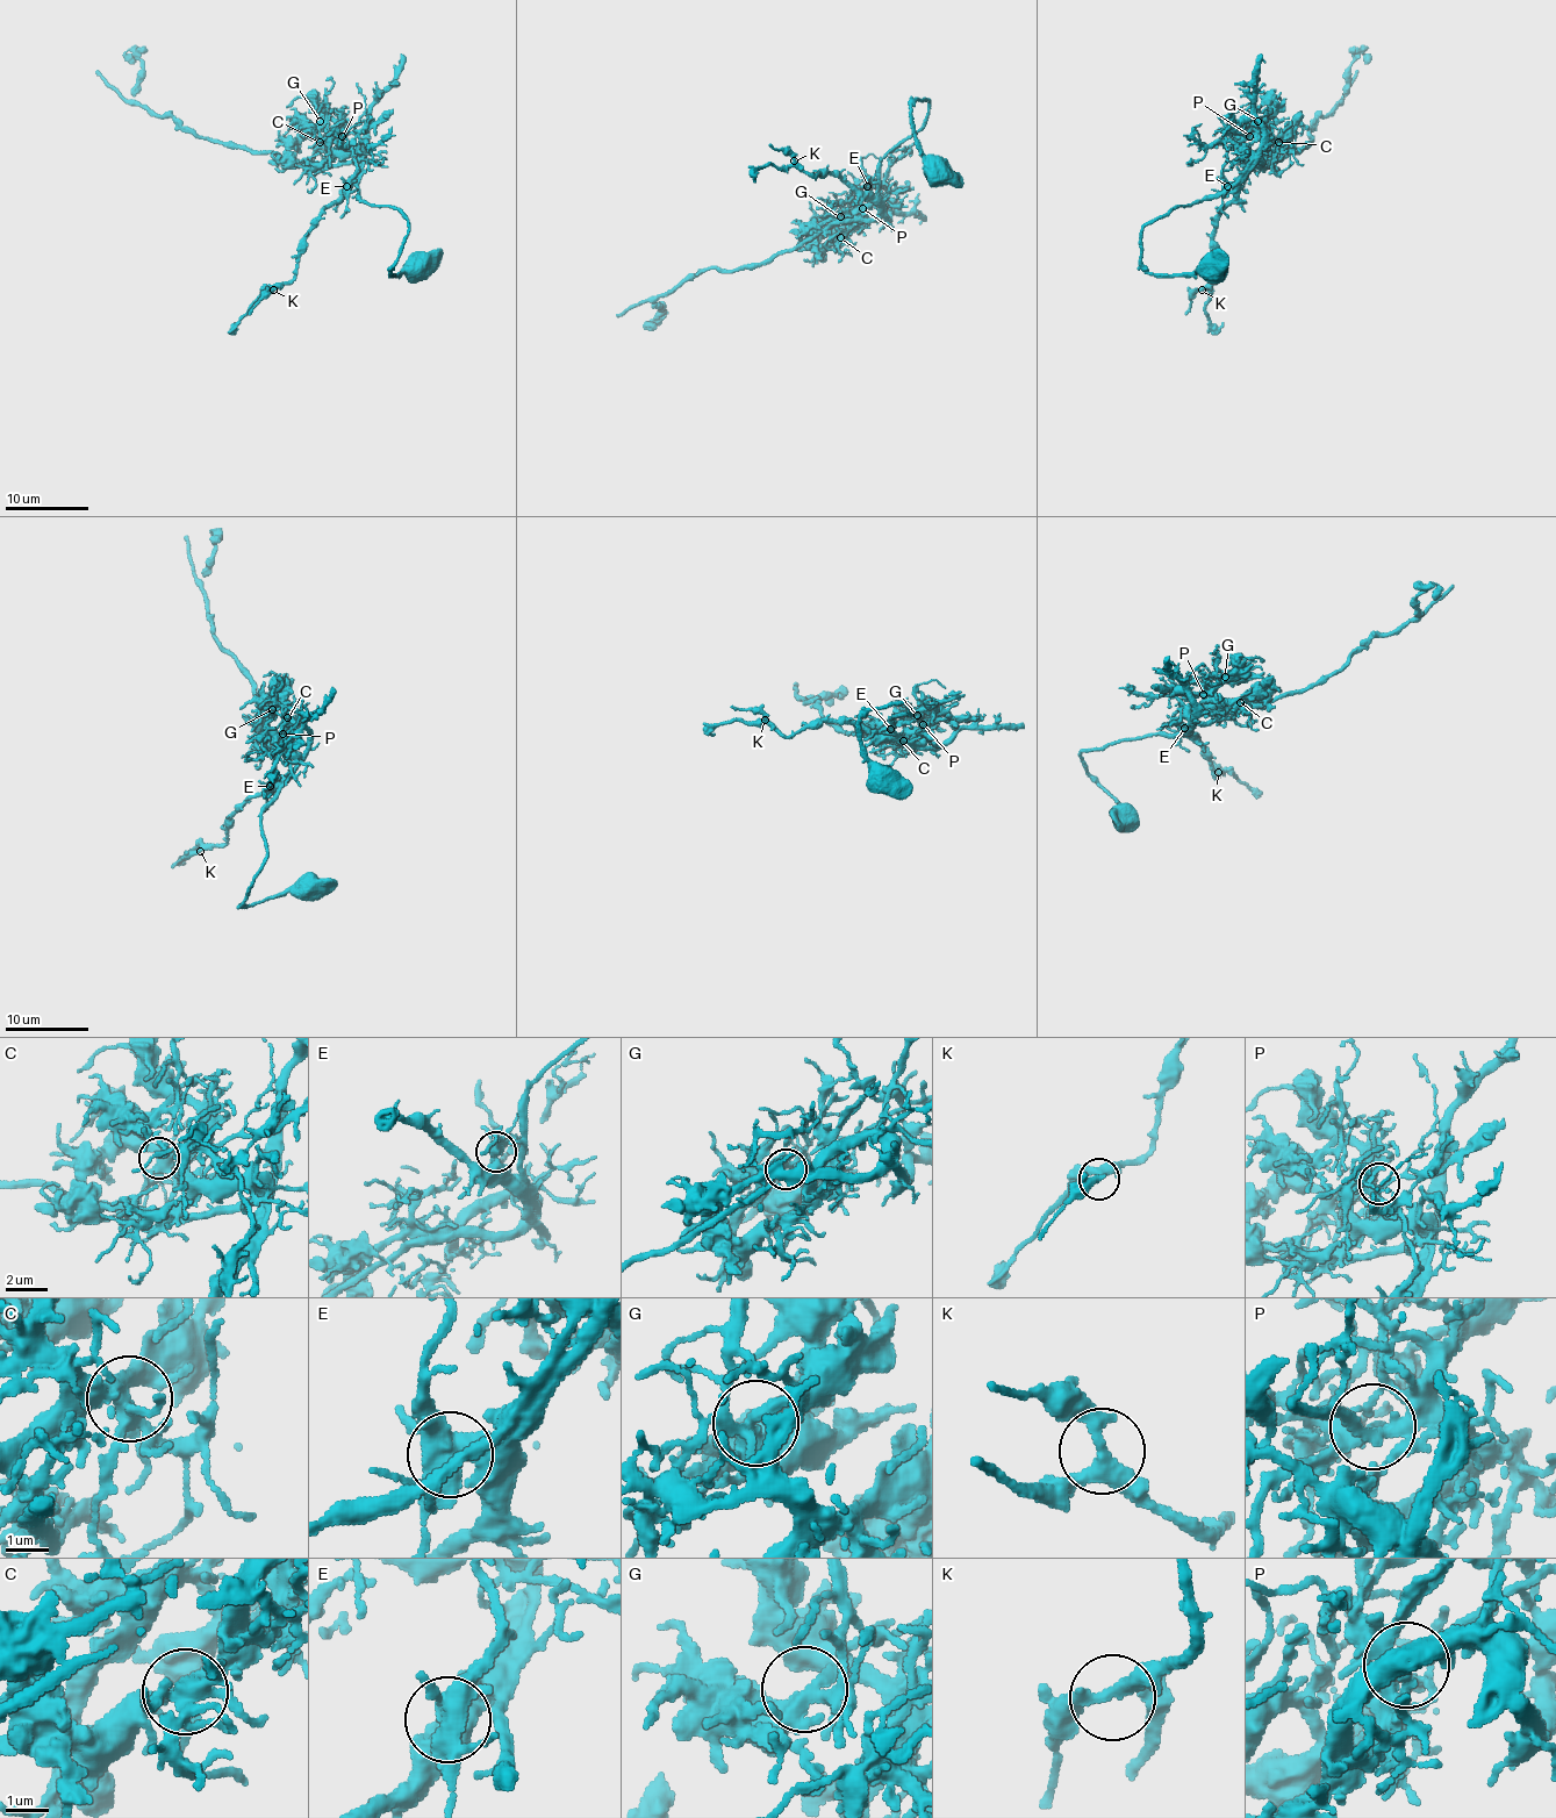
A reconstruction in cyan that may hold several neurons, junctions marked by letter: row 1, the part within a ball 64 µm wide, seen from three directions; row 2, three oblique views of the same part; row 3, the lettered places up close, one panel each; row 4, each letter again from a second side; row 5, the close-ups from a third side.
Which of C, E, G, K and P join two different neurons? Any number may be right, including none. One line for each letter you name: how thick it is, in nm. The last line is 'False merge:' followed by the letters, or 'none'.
E: 500 nm
False merge: E

